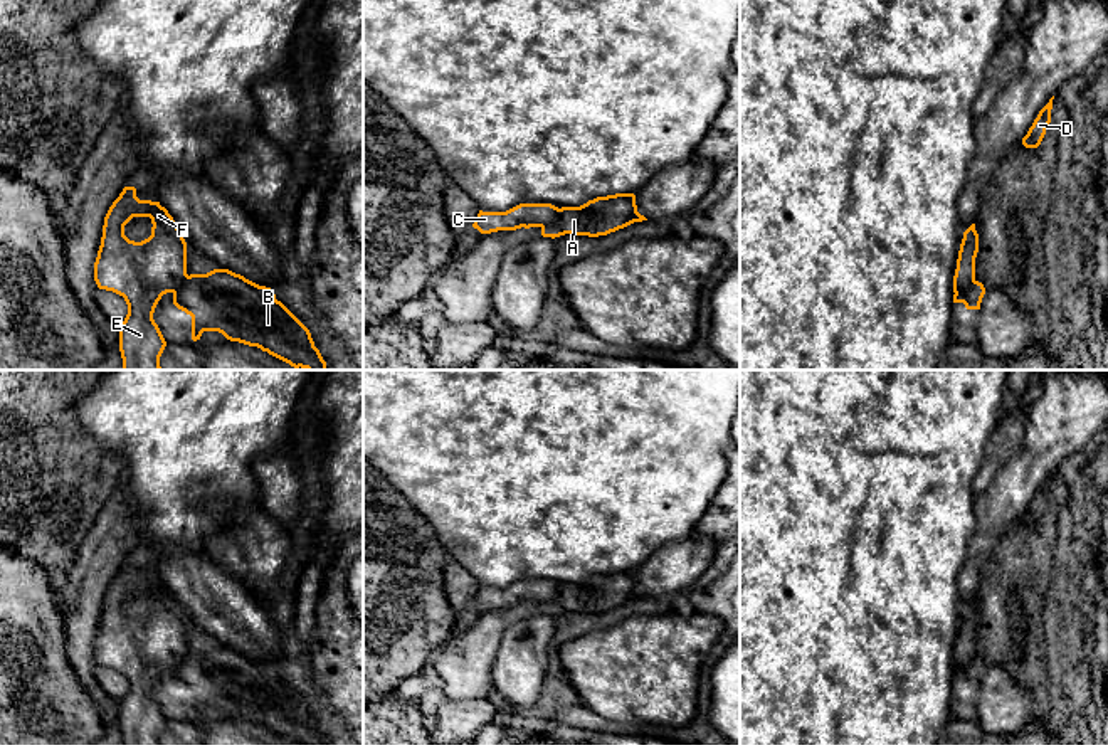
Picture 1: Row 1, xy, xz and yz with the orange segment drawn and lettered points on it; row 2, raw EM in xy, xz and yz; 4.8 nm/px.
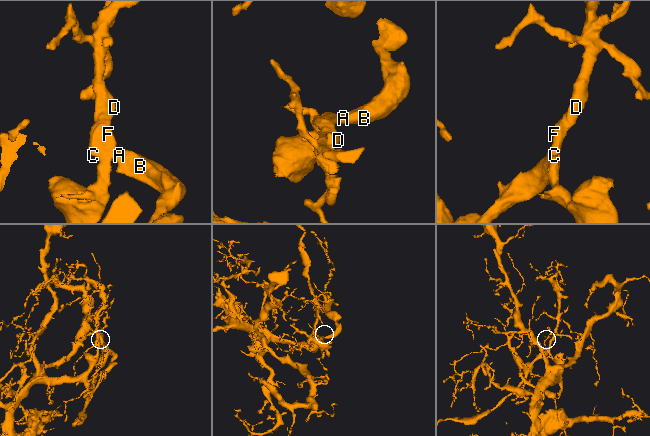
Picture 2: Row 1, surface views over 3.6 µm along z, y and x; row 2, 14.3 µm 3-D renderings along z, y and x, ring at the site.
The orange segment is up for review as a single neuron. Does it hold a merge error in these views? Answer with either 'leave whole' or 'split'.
split

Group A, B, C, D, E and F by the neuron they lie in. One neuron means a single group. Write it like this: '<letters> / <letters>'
A B / C D E F

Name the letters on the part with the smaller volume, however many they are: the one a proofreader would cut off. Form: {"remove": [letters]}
{"remove": ["A", "B"]}

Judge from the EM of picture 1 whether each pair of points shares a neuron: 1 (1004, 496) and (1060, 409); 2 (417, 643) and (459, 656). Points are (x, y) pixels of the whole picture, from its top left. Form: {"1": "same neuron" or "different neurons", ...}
{"1": "same neuron", "2": "different neurons"}

